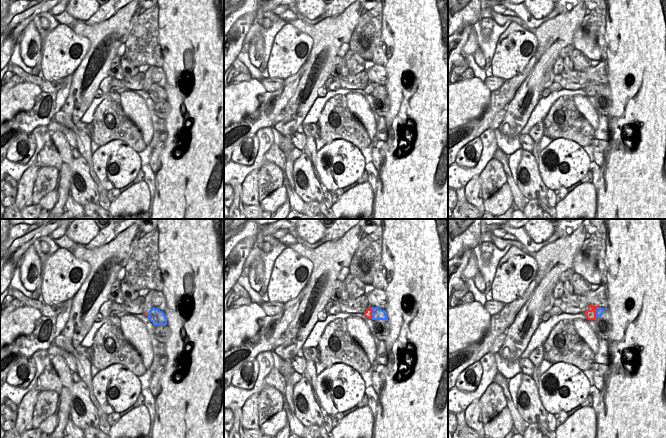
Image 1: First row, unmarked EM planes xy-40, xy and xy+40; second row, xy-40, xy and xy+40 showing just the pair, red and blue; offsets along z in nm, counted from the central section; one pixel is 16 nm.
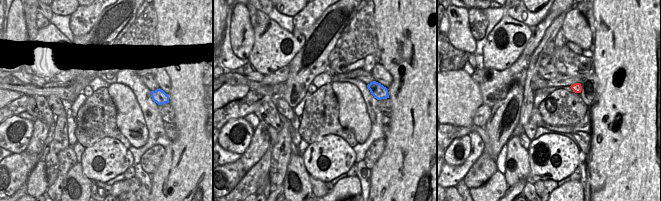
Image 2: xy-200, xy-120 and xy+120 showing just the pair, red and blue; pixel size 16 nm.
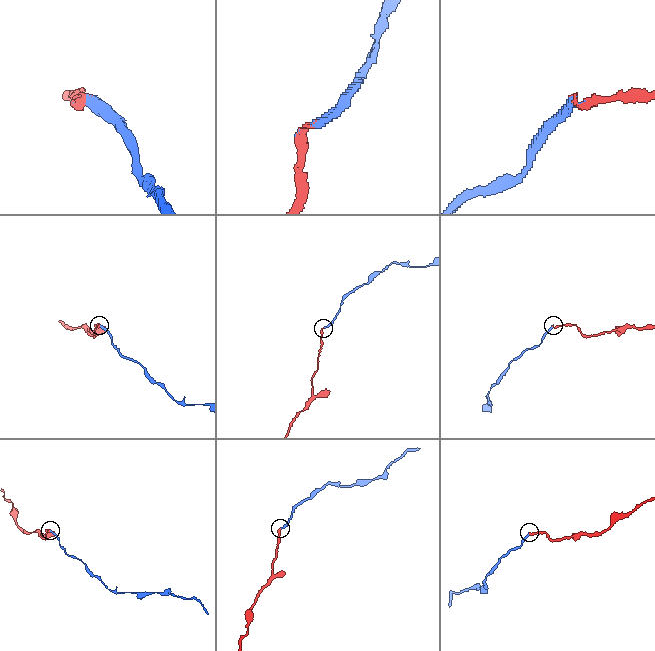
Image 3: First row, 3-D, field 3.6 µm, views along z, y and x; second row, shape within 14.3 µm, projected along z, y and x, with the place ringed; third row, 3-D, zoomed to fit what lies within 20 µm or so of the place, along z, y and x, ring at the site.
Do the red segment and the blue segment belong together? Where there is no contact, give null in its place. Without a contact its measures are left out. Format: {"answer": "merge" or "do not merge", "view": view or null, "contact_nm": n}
{"answer": "do not merge", "view": "xy+40", "contact_nm": 190}

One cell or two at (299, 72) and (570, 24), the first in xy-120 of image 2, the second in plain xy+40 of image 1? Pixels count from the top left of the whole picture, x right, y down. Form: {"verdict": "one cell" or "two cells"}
{"verdict": "one cell"}

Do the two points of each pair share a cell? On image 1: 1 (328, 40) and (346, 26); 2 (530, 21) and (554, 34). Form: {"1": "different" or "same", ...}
{"1": "same", "2": "different"}

